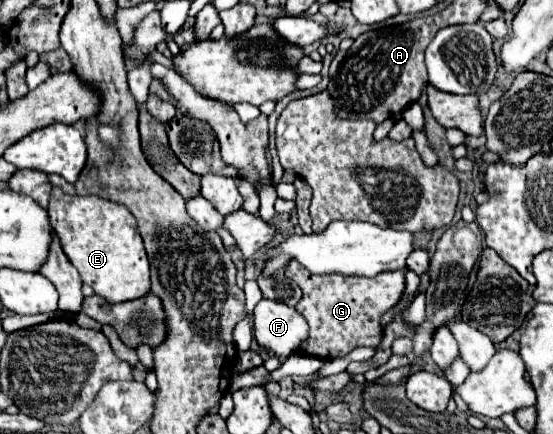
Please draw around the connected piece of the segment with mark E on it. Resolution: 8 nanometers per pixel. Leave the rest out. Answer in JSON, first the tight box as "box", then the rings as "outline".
{"box":[48,188,150,304],"outline":[[[60,188],[50,194],[48,216],[52,228],[60,236],[62,250],[80,272],[84,284],[110,304],[136,300],[148,294],[150,264],[136,226],[136,218],[122,204],[100,196],[68,196]]]}

